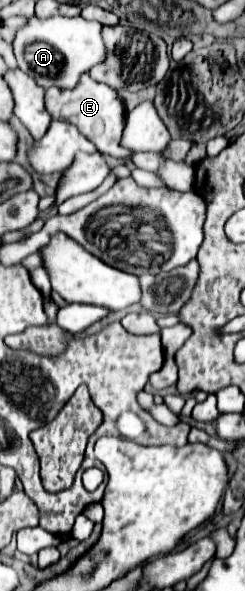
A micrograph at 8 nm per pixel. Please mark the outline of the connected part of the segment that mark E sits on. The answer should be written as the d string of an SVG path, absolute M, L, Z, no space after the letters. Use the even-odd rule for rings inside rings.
M82 74L76 88L62 90L62 88L48 88L44 92L44 104L52 120L64 120L74 124L102 154L110 154L114 158L130 158L130 150L122 150L118 146L118 138L122 134L126 110L124 102L118 96L118 92L106 84L94 82L88 74Z

